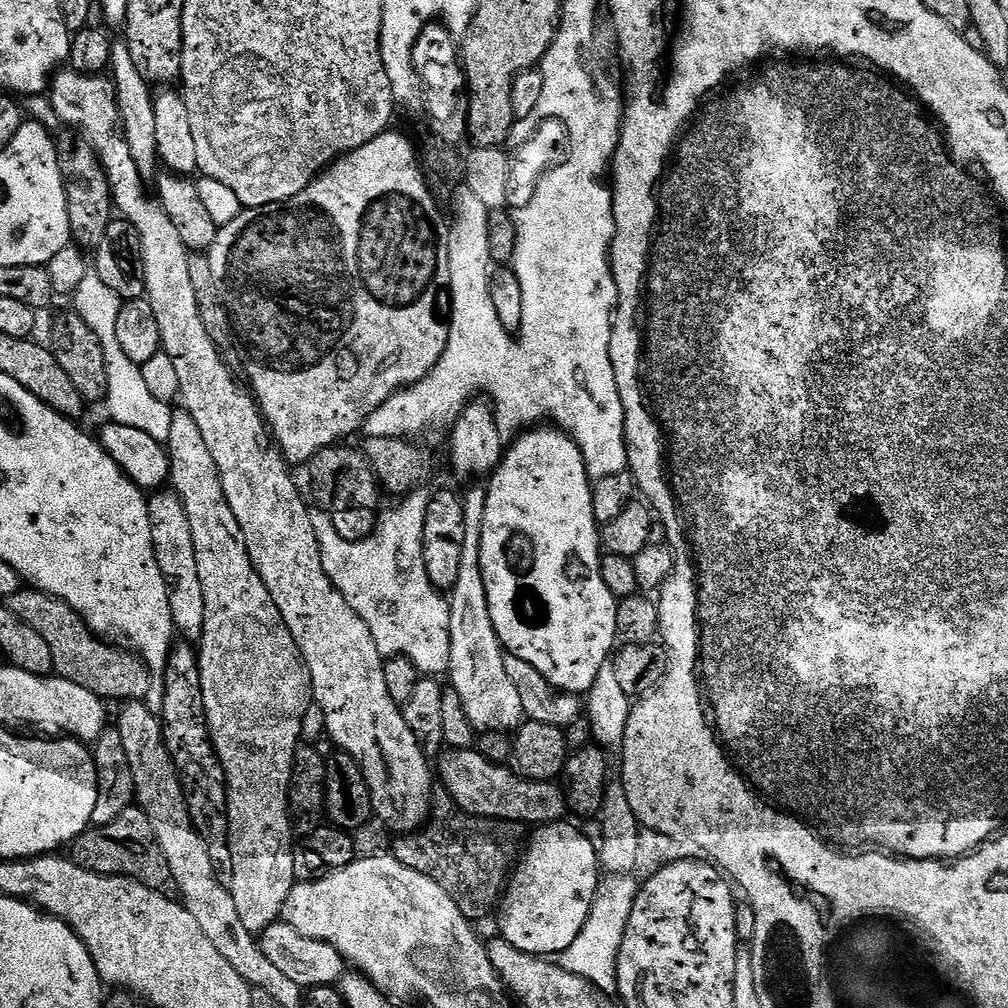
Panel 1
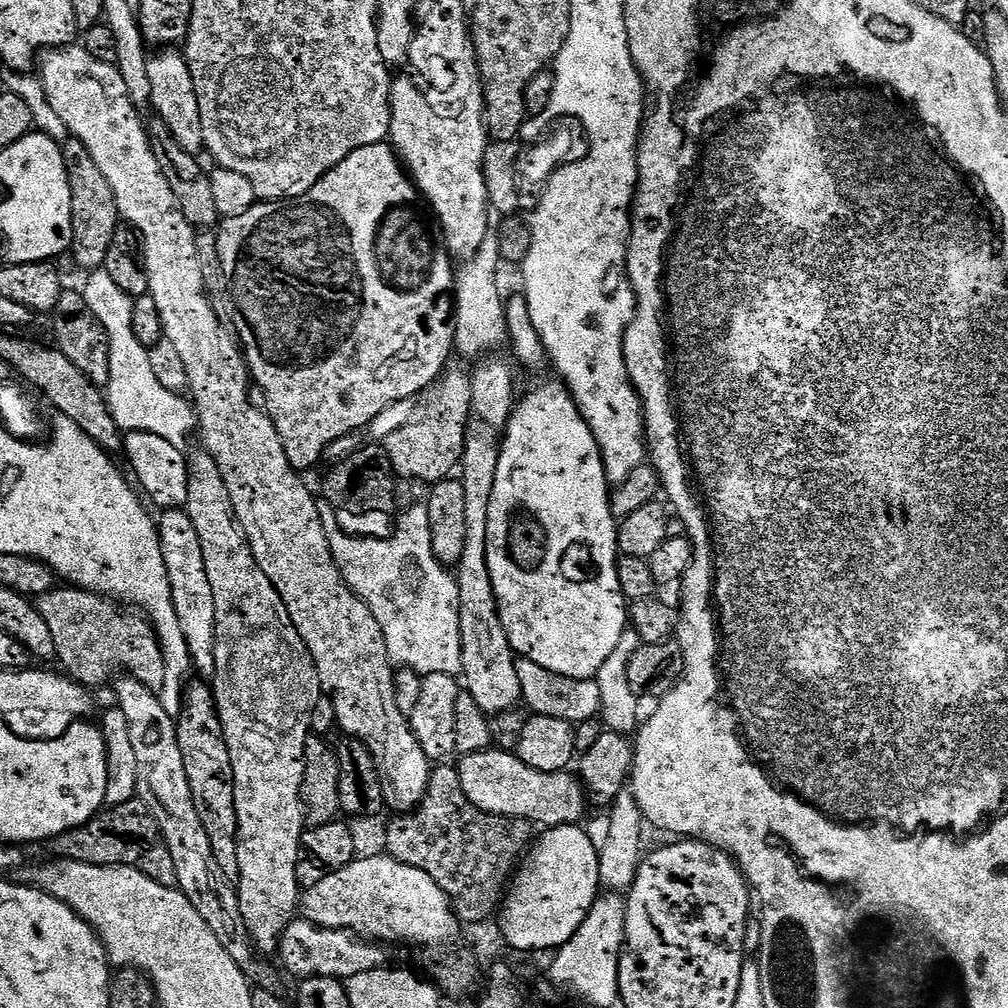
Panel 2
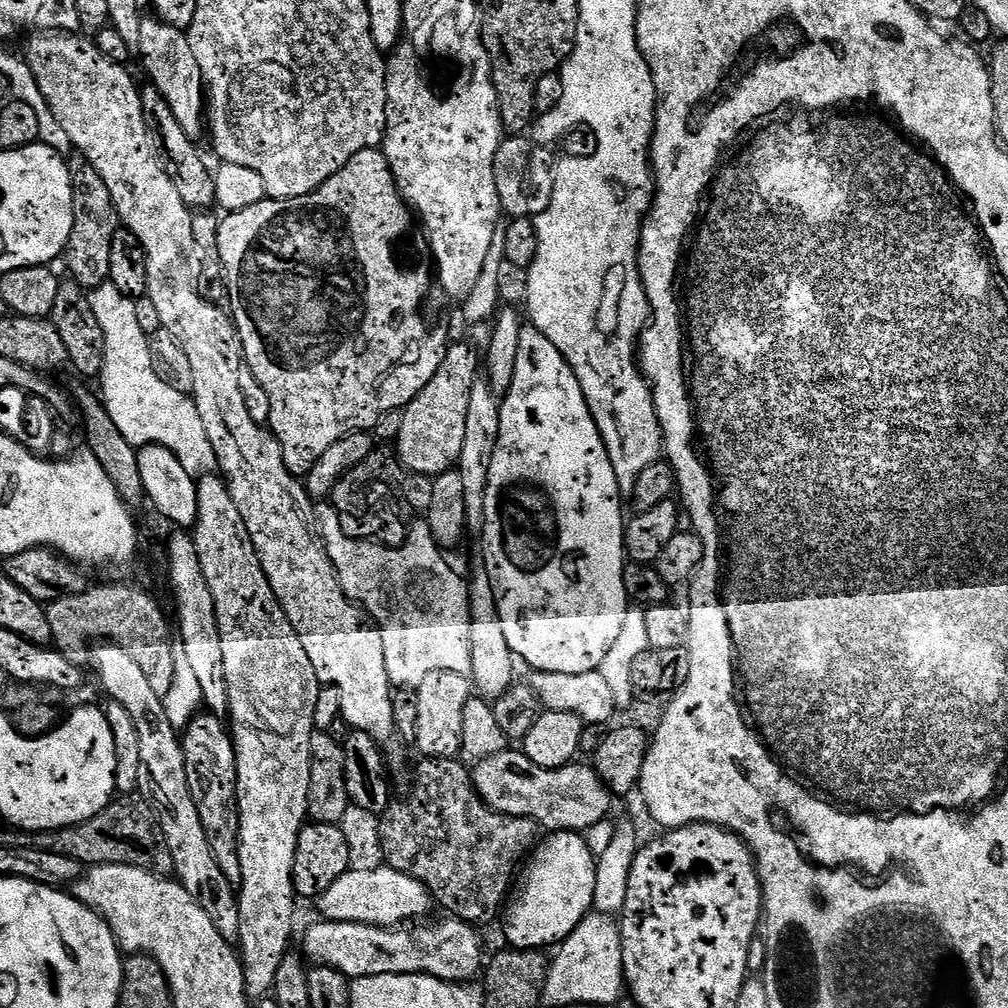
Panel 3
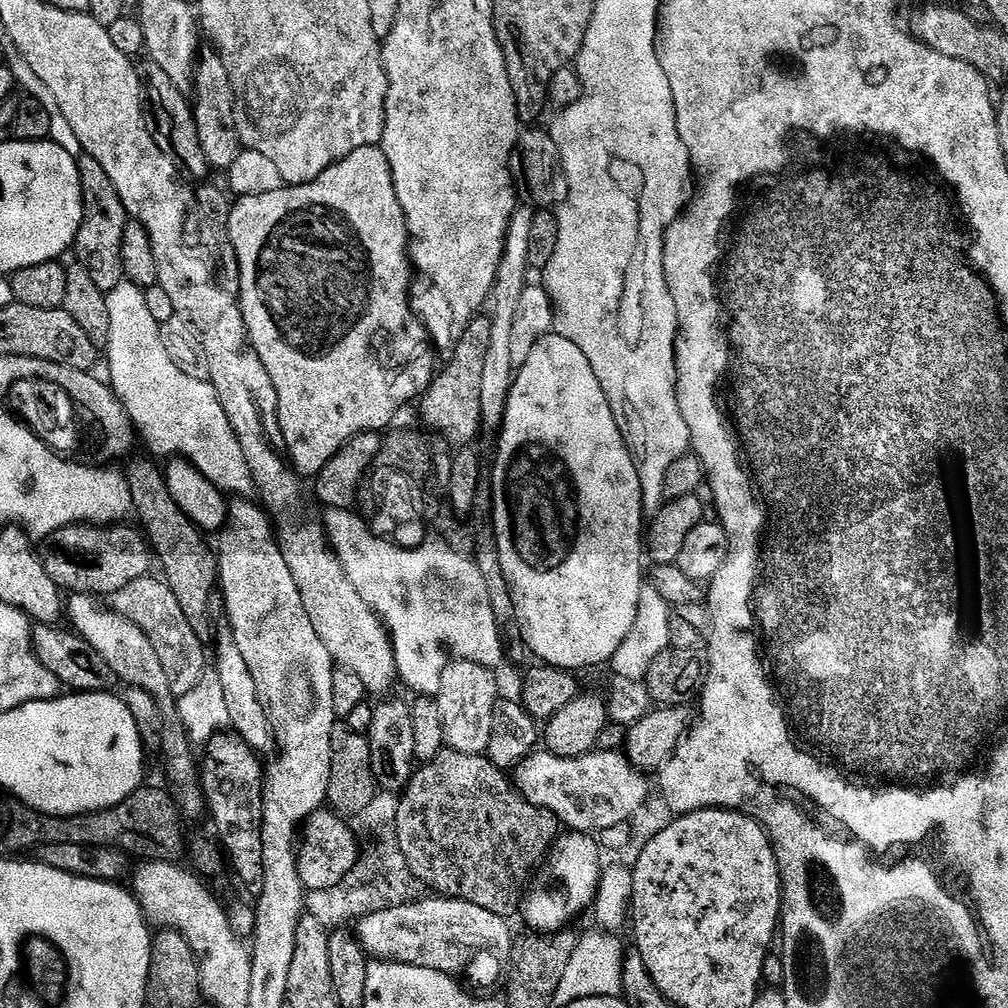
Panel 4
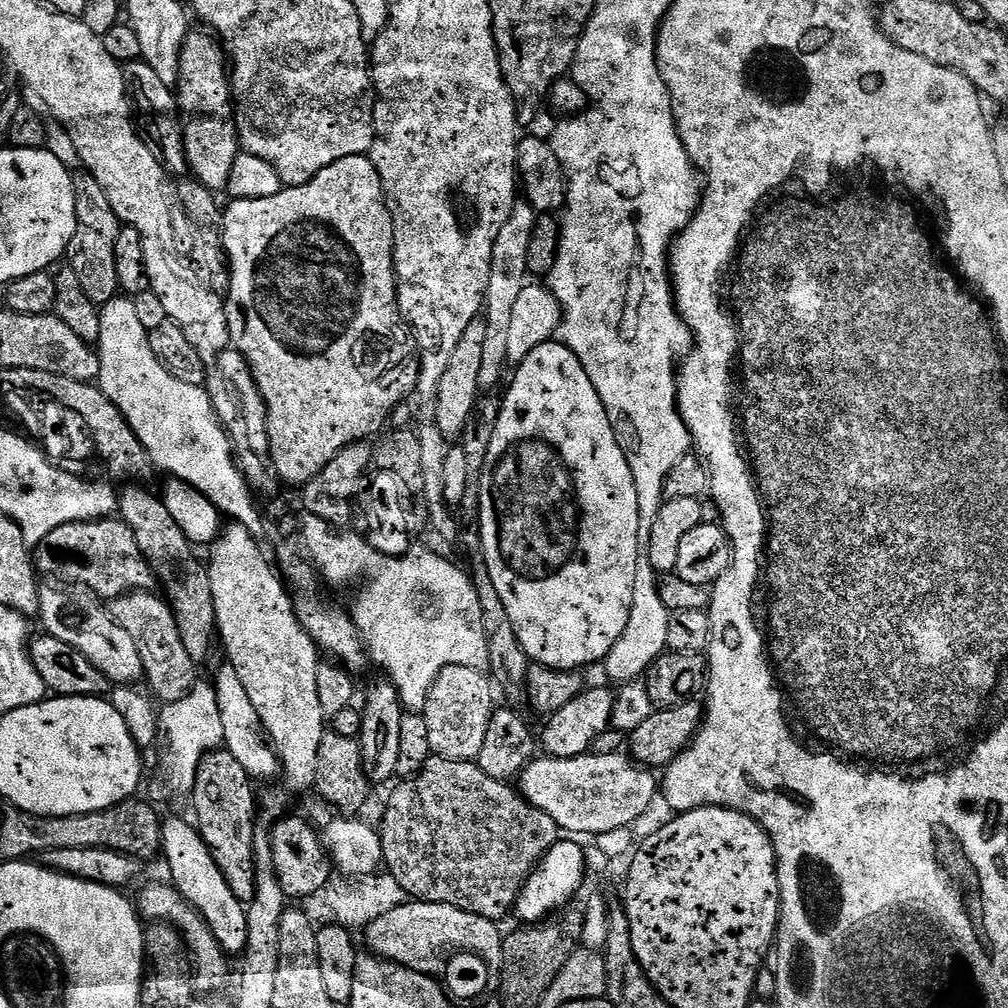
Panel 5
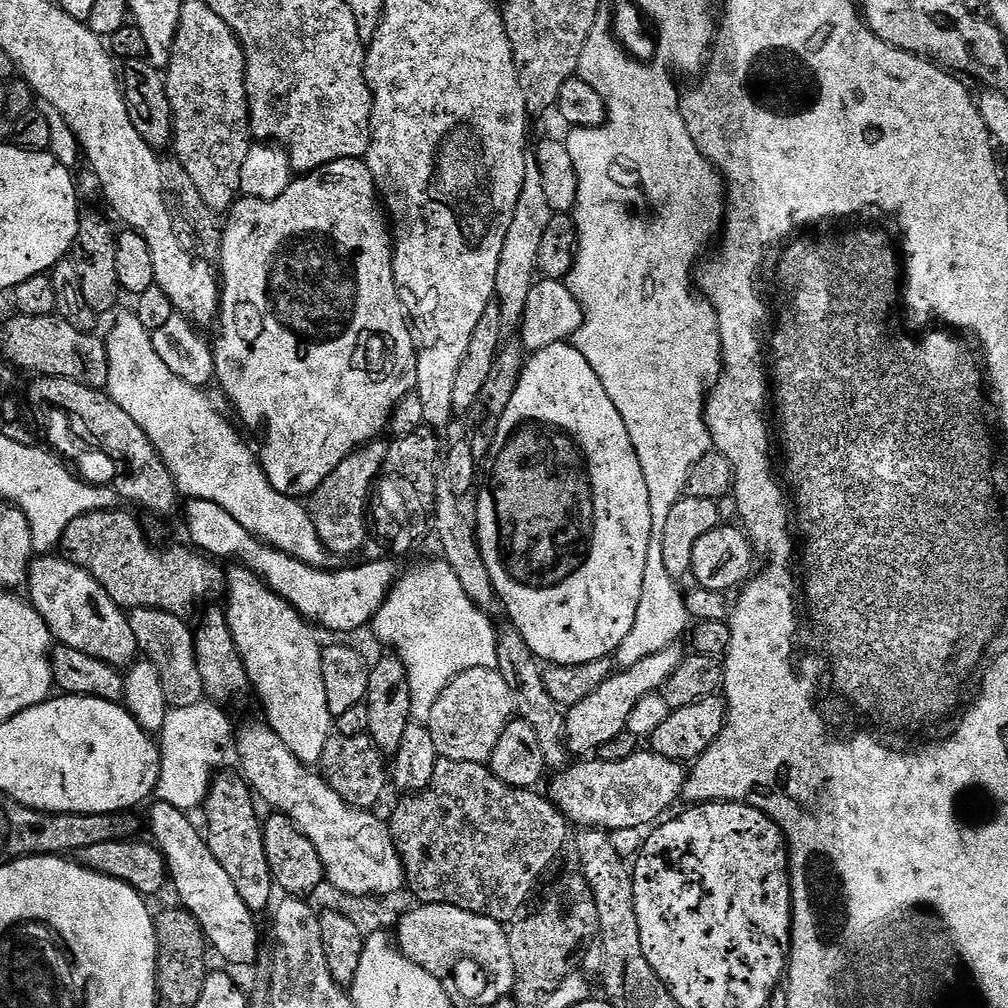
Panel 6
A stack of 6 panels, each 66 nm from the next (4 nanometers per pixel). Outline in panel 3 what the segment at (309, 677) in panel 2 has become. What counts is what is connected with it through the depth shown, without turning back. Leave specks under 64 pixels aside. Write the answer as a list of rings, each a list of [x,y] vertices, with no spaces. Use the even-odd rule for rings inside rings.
[[[219,475],[199,477],[198,514],[194,525],[194,539],[198,550],[198,562],[202,562],[202,574],[213,595],[217,612],[218,632],[221,634],[225,676],[228,683],[228,699],[233,705],[240,704],[244,712],[253,712],[258,723],[264,727],[265,740],[235,741],[237,756],[236,807],[240,809],[240,865],[242,878],[238,885],[240,902],[240,938],[238,952],[244,965],[244,987],[253,1001],[271,993],[276,986],[276,975],[283,958],[290,952],[288,943],[294,940],[291,919],[297,900],[296,888],[292,885],[294,854],[298,846],[298,834],[303,830],[308,814],[310,794],[310,738],[314,731],[314,712],[322,685],[310,666],[310,658],[288,621],[284,607],[278,602],[270,582],[260,565],[254,542],[230,498],[227,483]]]

